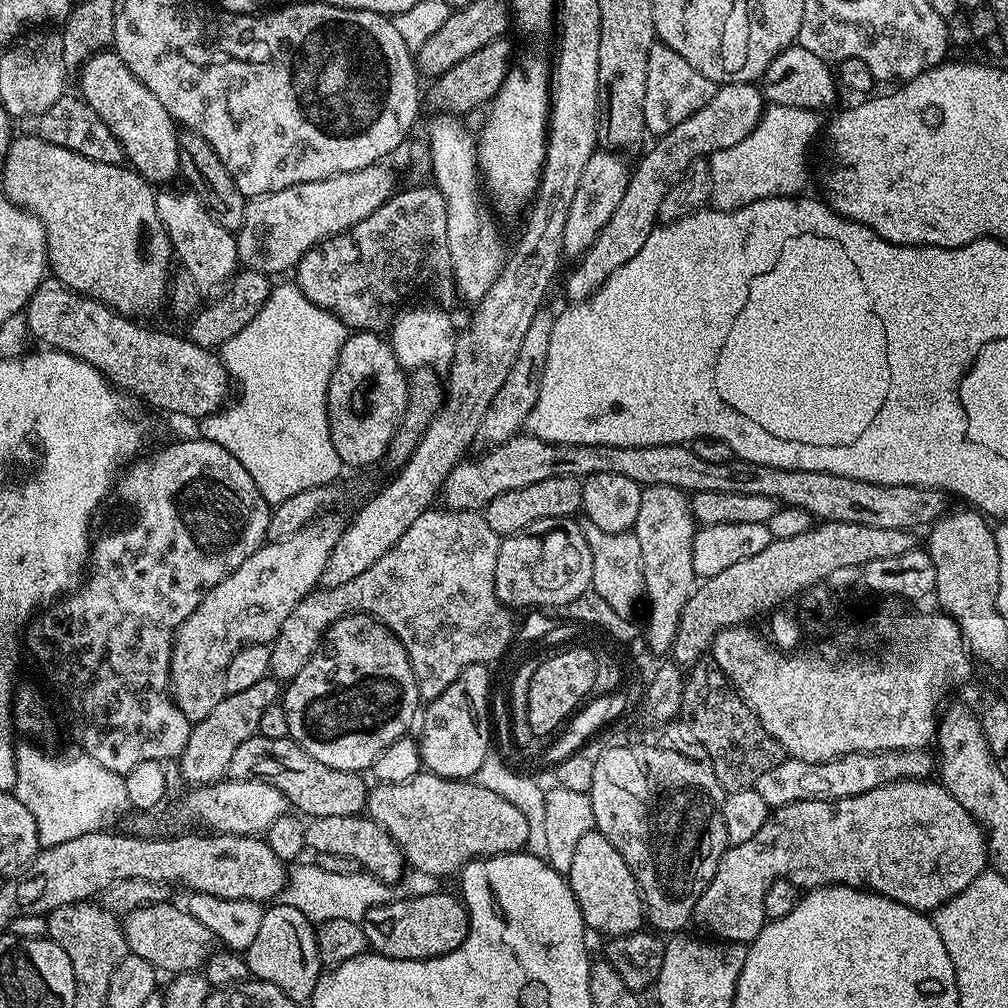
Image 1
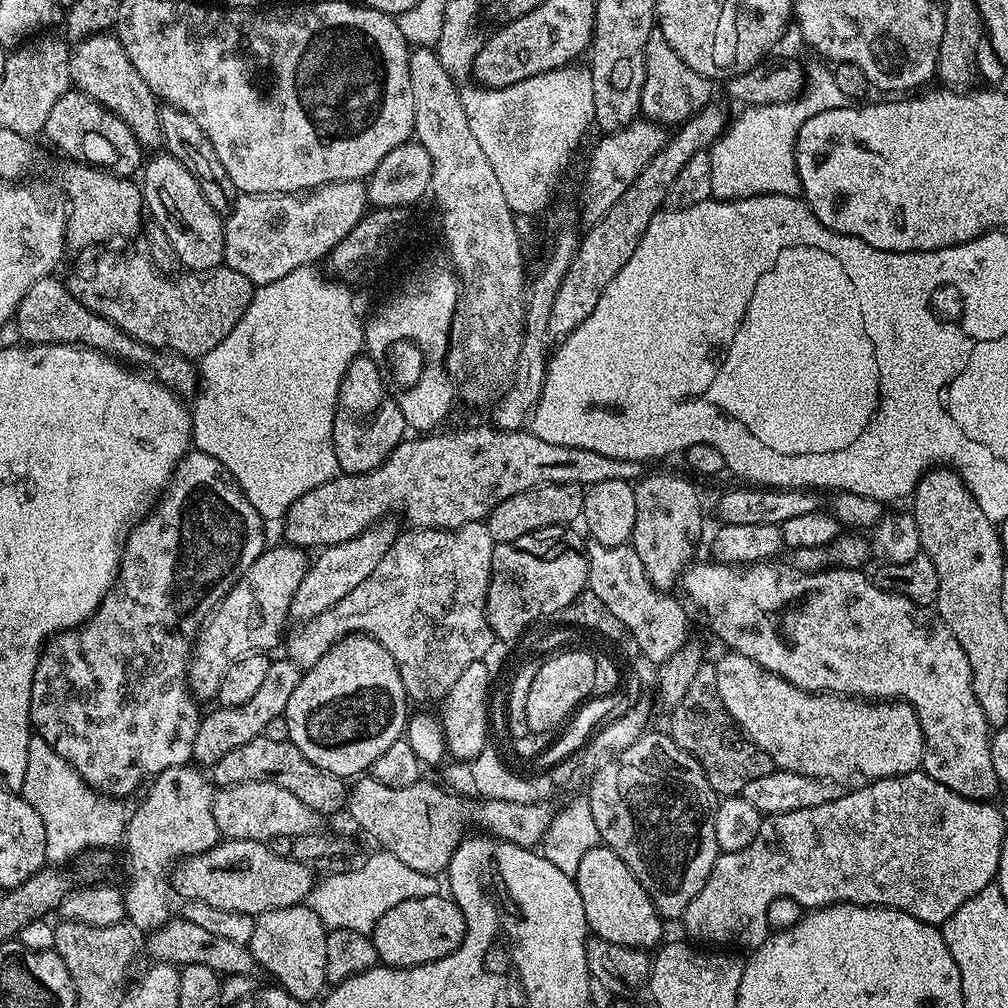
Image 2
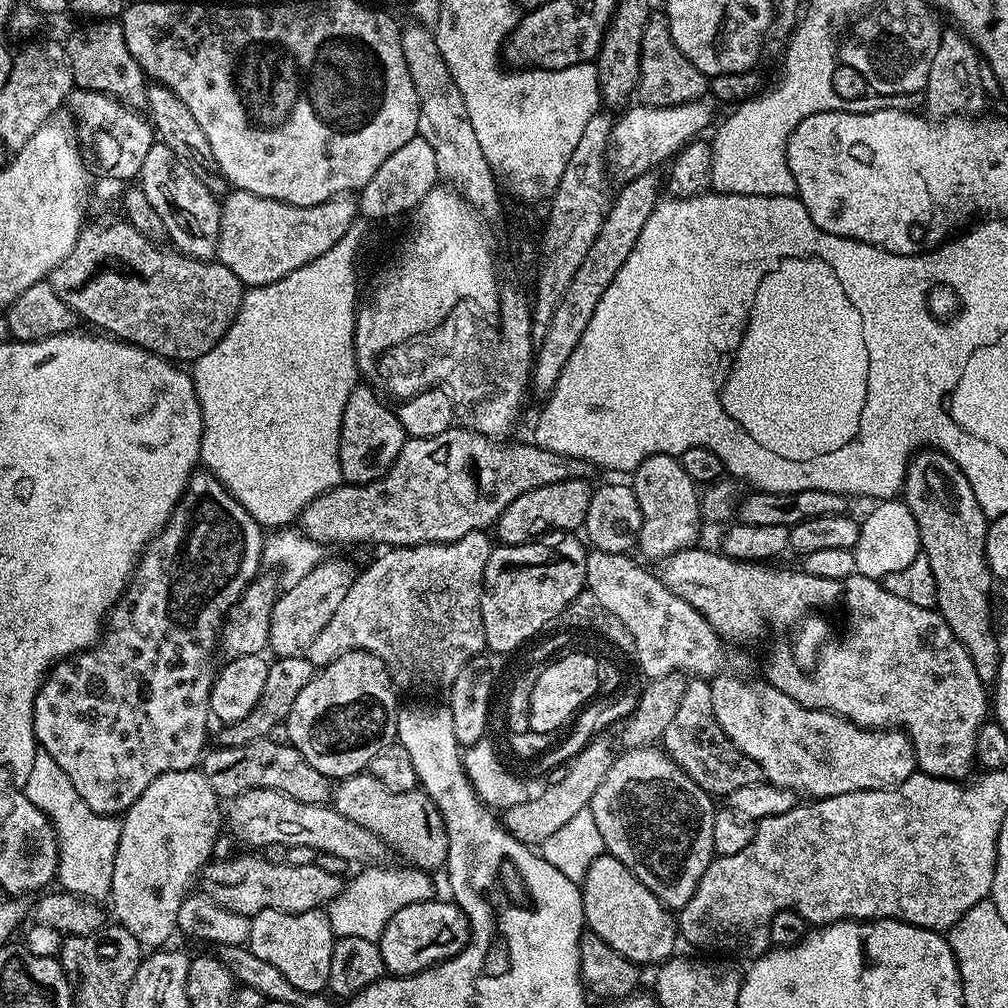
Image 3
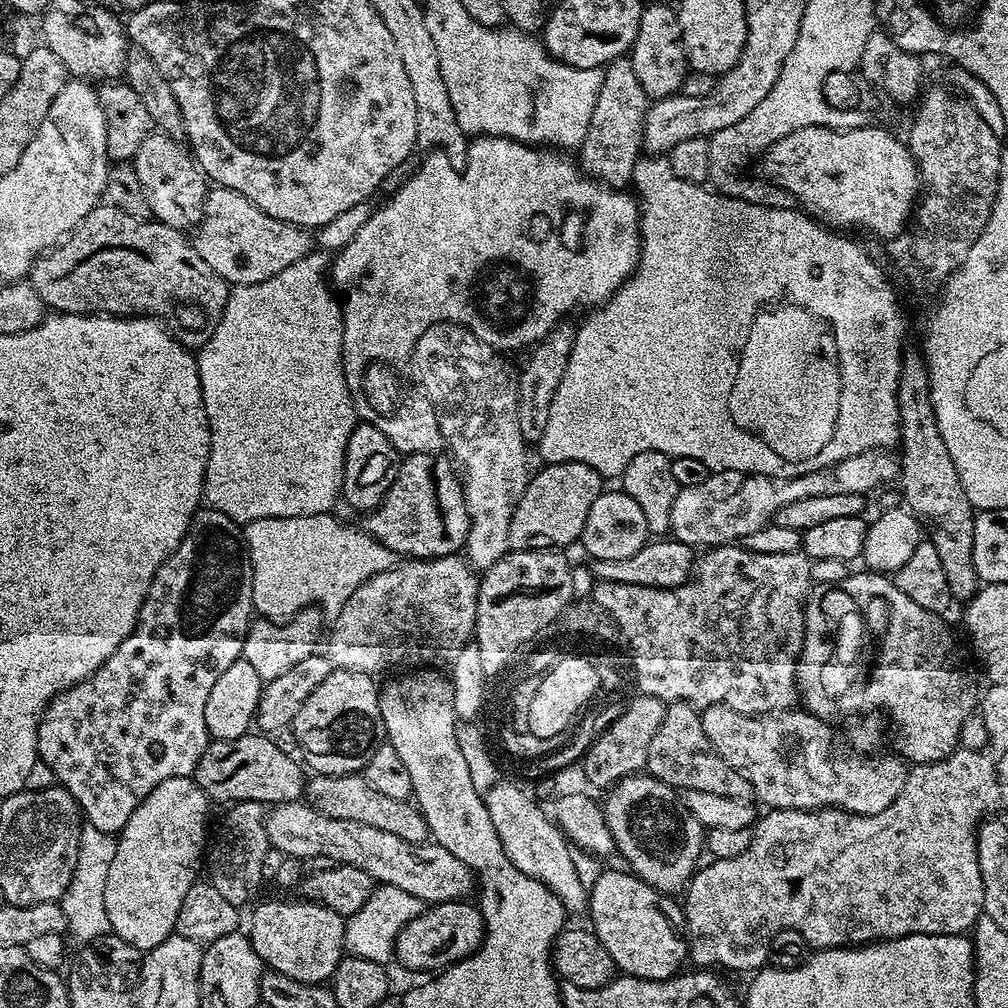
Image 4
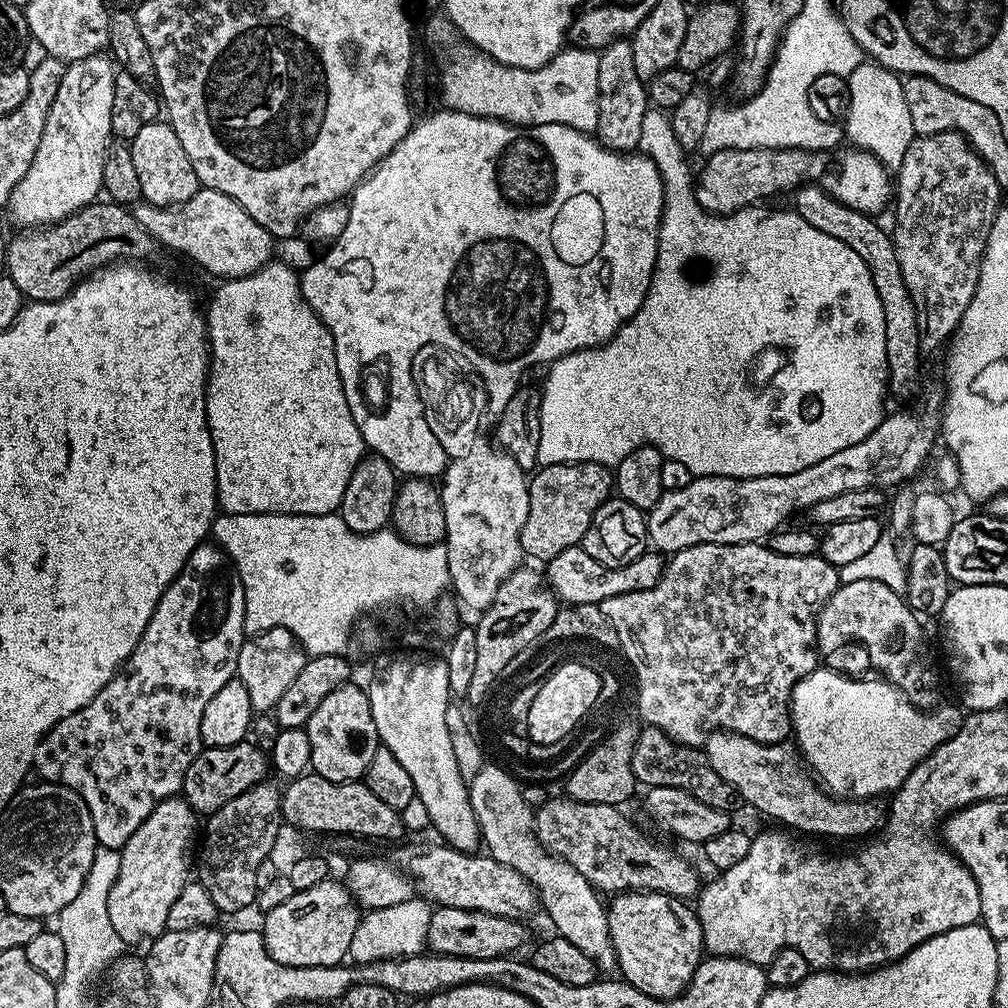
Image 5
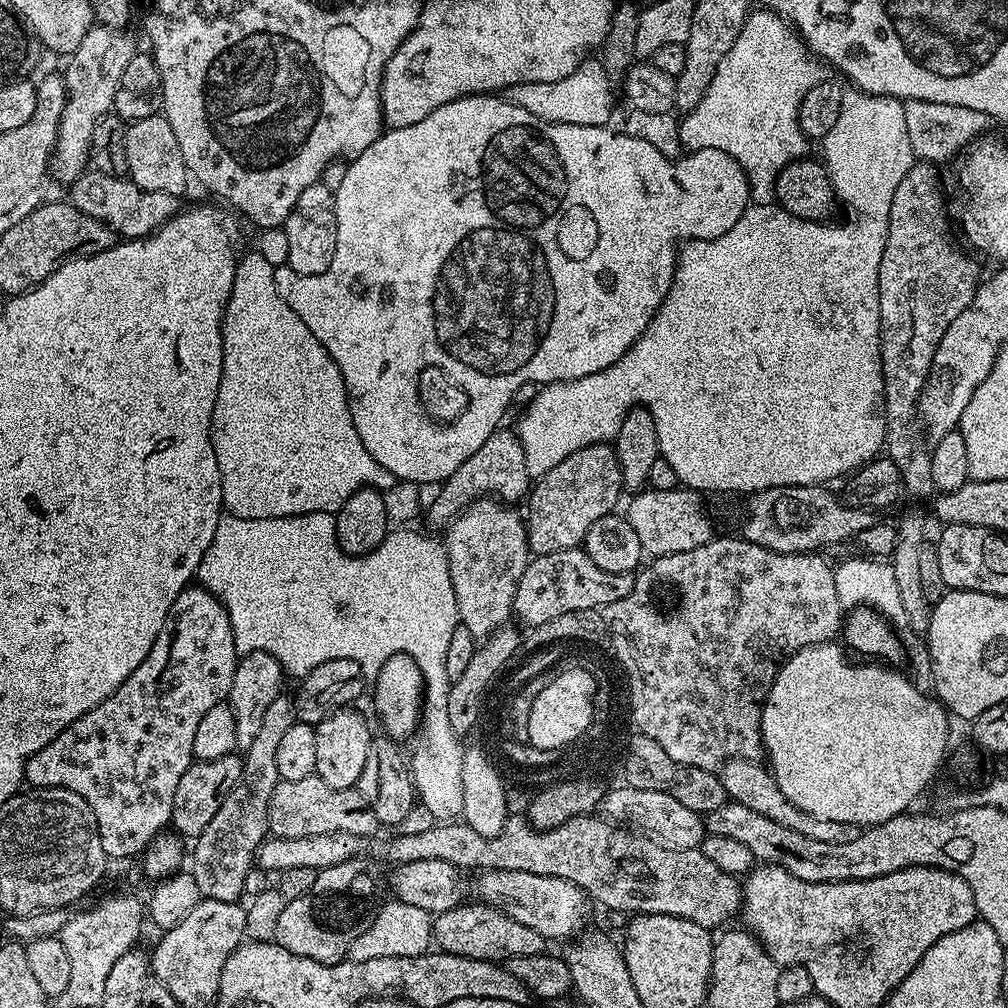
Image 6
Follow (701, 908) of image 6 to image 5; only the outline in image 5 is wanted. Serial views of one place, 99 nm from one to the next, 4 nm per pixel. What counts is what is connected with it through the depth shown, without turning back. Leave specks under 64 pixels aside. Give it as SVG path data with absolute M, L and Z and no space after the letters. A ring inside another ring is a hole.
M551 798L541 808L535 809L536 839L552 855L570 862L570 866L574 866L574 870L578 870L578 874L582 874L582 878L586 878L597 892L661 892L673 898L692 898L699 893L702 879L692 869L691 862L674 849L656 840L647 840L620 813L617 805L563 799Z

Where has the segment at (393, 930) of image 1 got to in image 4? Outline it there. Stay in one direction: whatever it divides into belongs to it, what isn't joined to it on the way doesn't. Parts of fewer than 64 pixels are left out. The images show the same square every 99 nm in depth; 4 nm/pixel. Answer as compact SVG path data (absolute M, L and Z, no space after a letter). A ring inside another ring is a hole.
M451 900L425 907L423 914L411 920L398 934L395 959L416 972L431 973L433 970L443 970L449 964L457 964L478 951L484 940L484 919L479 907L468 903L472 902Z

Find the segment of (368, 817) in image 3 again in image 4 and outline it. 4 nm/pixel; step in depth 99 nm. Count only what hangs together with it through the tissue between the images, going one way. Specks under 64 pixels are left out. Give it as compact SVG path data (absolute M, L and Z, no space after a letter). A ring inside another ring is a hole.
M363 774L313 775L306 784L306 800L312 807L319 812L325 812L330 818L346 818L346 822L363 822L365 826L387 830L411 844L423 844L430 836L428 823L424 821L424 816L415 803L378 794L378 790L374 790L374 786L366 782Z

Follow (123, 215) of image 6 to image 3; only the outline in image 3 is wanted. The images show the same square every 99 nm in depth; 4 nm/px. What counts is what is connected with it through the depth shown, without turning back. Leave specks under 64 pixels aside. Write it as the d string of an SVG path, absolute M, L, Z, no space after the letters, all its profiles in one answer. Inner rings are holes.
M238 188L229 191L220 206L220 233L215 259L234 270L245 286L257 288L326 254L326 250L330 250L330 246L350 230L357 216L357 201L348 194L318 206L294 206Z

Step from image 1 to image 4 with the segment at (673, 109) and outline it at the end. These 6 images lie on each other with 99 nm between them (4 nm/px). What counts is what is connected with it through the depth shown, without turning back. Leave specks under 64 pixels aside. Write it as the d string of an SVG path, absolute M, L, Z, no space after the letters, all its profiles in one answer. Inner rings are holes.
M648 4L638 22L638 34L630 49L634 74L642 90L652 100L661 100L680 92L682 82L690 71L688 56L684 52L685 29L680 28L680 16L668 4Z

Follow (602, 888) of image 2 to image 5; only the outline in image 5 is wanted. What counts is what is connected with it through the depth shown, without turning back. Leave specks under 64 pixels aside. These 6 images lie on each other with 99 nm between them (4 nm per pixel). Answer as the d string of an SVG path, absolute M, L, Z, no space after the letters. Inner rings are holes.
M629 890L611 897L607 905L610 938L616 955L616 967L619 975L627 984L650 994L650 998L673 1000L688 989L688 983L694 978L700 961L705 955L704 939L700 919L683 899L673 898L661 892L637 892Z

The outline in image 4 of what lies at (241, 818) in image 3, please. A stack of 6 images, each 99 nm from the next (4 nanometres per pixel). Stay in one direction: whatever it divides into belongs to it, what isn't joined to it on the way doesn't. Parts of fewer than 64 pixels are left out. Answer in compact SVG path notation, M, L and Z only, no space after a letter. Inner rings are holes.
M307 802L277 804L267 813L268 843L282 850L285 856L294 856L301 861L311 861L313 856L321 856L333 865L345 864L366 870L377 885L389 884L414 894L425 905L445 904L451 900L463 901L474 892L474 877L471 870L450 850L435 842L411 844L378 830L375 826L365 826L363 822L346 822L346 818L330 818Z

